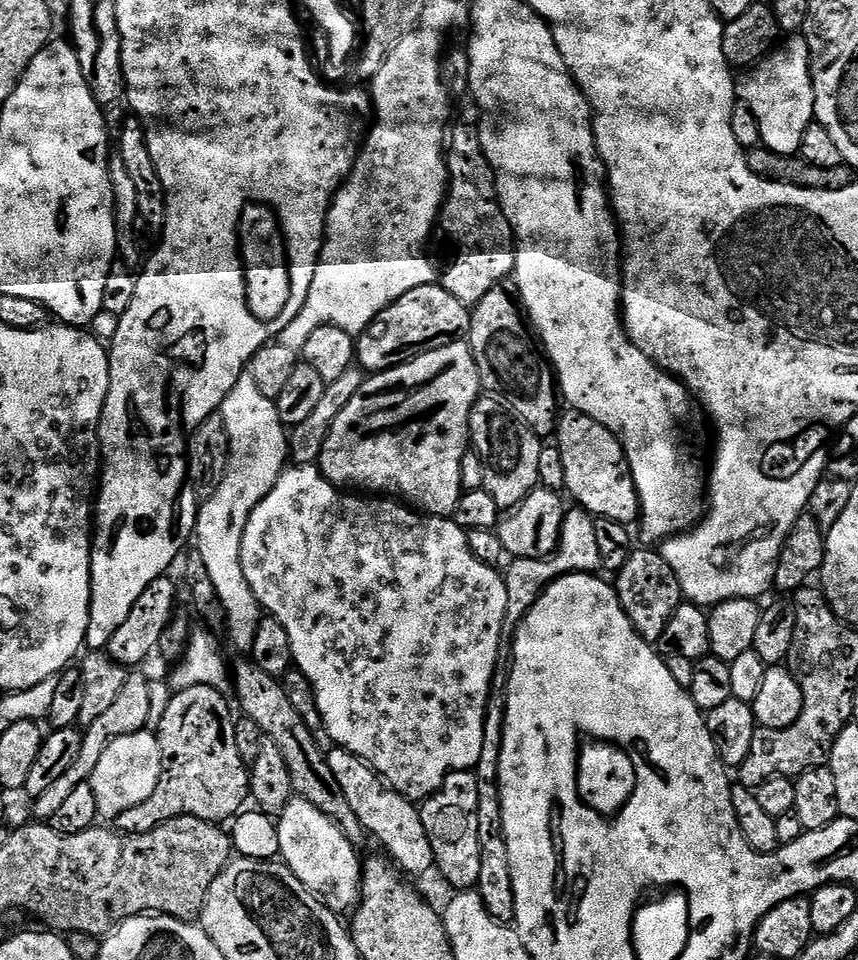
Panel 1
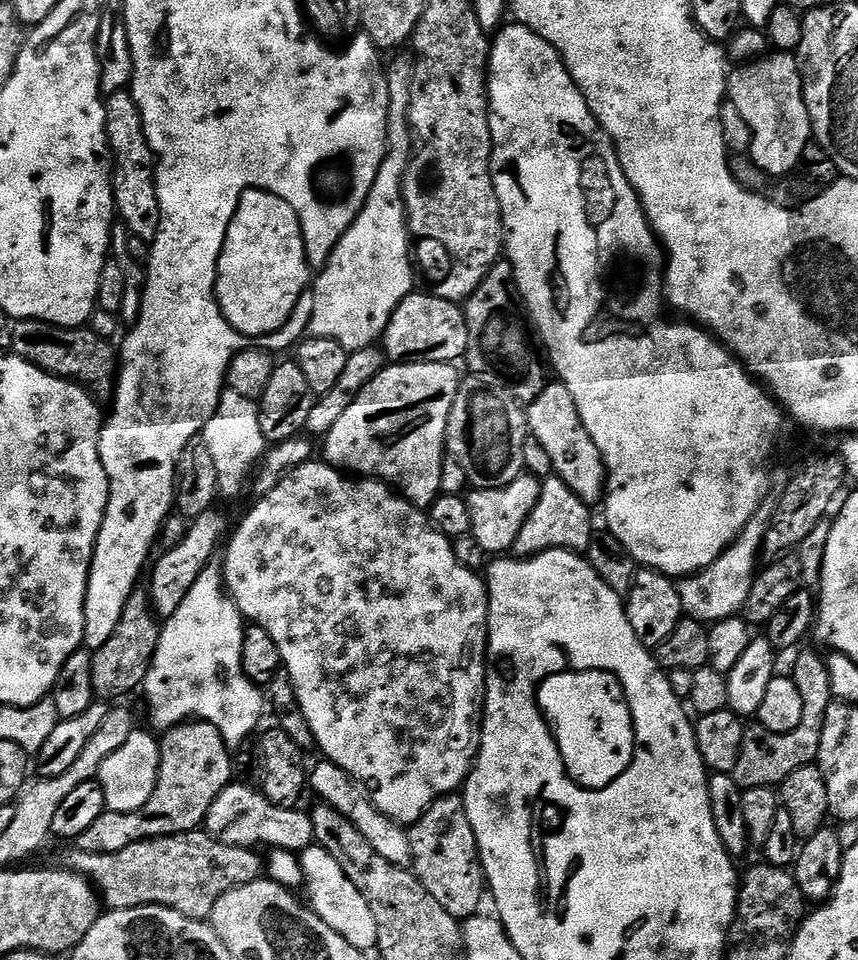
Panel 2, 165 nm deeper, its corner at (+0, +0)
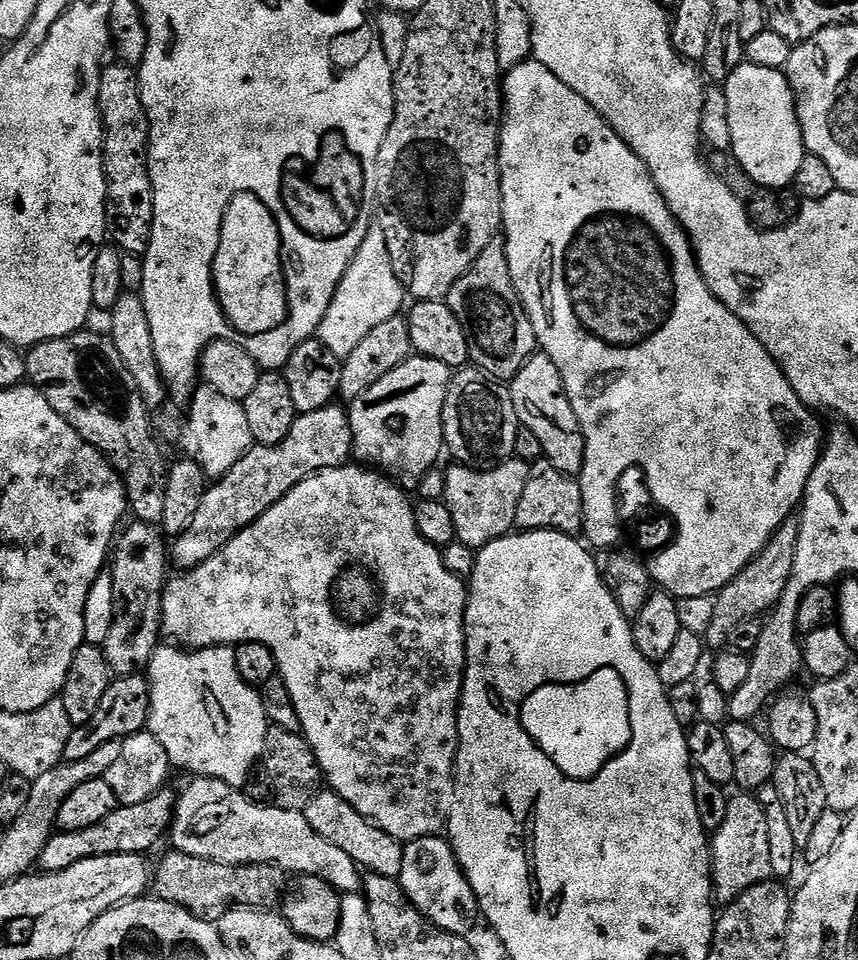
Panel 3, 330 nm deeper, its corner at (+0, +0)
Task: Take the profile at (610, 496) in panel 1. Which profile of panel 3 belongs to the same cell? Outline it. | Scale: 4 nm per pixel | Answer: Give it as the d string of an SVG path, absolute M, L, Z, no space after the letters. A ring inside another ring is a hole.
M543 354L532 356L524 363L522 370L518 370L510 387L514 410L520 423L534 433L538 442L542 442L544 460L567 476L579 477L584 468L586 442L580 432L578 414L574 414L574 406L570 406L570 398L566 394L558 366L554 366L550 357Z

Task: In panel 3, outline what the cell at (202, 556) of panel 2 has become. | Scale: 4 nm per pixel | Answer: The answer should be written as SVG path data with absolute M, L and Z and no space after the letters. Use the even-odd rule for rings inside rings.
M333 402L322 410L297 415L290 434L274 446L253 446L232 469L219 477L204 493L202 506L194 514L194 526L186 534L175 537L170 548L170 560L177 569L197 568L206 562L222 546L226 546L243 528L250 526L270 506L277 504L298 482L307 476L313 476L327 468L340 468L349 463L353 455L352 427L348 421L348 412Z

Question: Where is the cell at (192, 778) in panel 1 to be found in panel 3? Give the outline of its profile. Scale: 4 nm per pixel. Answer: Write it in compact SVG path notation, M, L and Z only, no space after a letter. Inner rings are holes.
M169 790L156 792L146 802L118 806L110 818L90 826L86 830L73 832L57 831L46 842L46 850L40 855L39 871L64 872L66 866L74 866L74 862L82 862L95 856L110 854L148 854L160 839L169 835L172 820L176 817L177 793Z

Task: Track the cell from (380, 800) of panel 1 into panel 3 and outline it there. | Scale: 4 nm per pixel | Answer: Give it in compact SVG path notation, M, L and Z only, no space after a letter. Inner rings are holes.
M320 791L302 811L306 822L310 822L310 827L322 834L326 842L334 842L334 846L341 848L345 854L350 854L350 858L354 858L354 862L359 864L365 873L393 878L399 878L402 874L404 844L390 838L390 834L383 832L362 814L358 814L358 810L354 810L354 806L350 806L350 802L346 802L346 798L342 798L337 792Z

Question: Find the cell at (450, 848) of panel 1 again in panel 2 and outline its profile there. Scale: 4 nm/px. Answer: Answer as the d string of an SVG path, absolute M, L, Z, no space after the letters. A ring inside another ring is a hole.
M453 794L435 800L420 821L411 825L408 837L412 847L411 871L446 909L446 914L461 922L477 915L481 911L480 903L486 900L486 881L476 850L474 826L466 818L463 799Z

